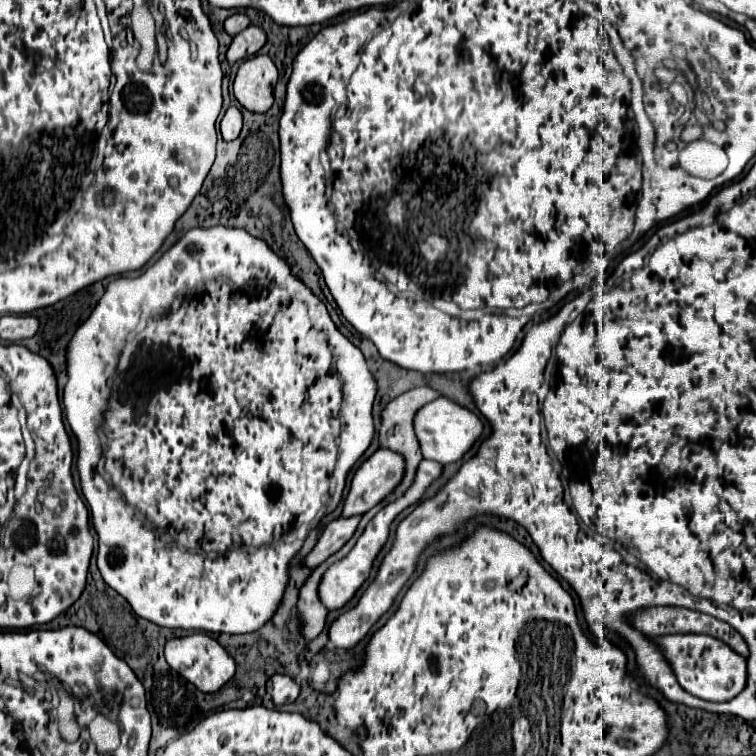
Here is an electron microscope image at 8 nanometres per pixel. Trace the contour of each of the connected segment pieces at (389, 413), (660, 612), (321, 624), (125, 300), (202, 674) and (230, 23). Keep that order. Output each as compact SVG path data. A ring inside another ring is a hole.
M417 387L411 389L399 397L395 397L393 401L387 403L387 407L381 411L381 429L379 429L379 447L381 449L391 449L395 453L399 453L405 461L405 471L403 471L403 479L401 485L395 487L395 491L405 491L407 485L411 485L411 477L415 475L415 465L419 465L419 461L423 459L419 453L419 443L415 441L415 433L413 433L413 415L417 413L419 407L423 407L425 403L437 399L439 393L433 391L431 387Z
M649 607L635 611L631 623L645 635L653 635L653 637L673 635L673 633L705 633L725 641L731 649L747 657L747 645L731 625L699 611L691 611L683 607Z
M347 551L343 553L335 553L331 555L327 561L323 561L319 567L313 569L313 573L305 579L305 583L301 585L299 589L299 599L297 599L297 611L299 611L299 619L303 621L301 625L301 635L311 641L315 639L323 629L325 629L325 617L327 617L327 609L319 603L319 597L317 597L317 583L321 579L321 575L325 573L325 569L339 561L341 557L345 557Z
M191 229L139 277L121 277L109 283L105 295L69 343L67 377L69 381L63 389L63 409L71 431L77 437L77 469L81 489L91 511L91 523L99 537L97 567L105 583L123 595L139 617L161 627L235 635L251 633L265 625L283 597L291 557L301 549L311 527L339 505L345 477L369 447L375 431L371 417L377 393L375 379L367 369L363 353L343 333L339 333L325 305L311 295L311 291L295 275L291 275L289 265L279 259L265 241L251 237L245 229ZM126 345L133 348L135 359L129 371L120 372L119 357ZM333 349L339 349L339 353L335 355ZM119 377L121 383L113 391L109 383ZM103 423L107 423L107 443L101 443L99 437ZM103 455L107 457L107 477L97 471ZM125 497L145 497L145 501L139 501L139 507L133 507Z
M193 633L187 637L169 639L165 643L165 659L171 669L181 673L187 681L191 681L203 693L213 693L223 683L227 683L235 673L235 661L213 637L209 637L205 633Z
M235 13L225 21L225 33L229 33L231 37L241 33L245 27L249 27L249 17L243 13Z

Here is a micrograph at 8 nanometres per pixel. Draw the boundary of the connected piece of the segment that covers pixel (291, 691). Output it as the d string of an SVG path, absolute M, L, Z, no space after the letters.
M273 675L269 681L267 681L267 693L271 695L273 703L275 705L283 705L283 703L293 703L299 695L299 687L297 683L287 677L287 675Z

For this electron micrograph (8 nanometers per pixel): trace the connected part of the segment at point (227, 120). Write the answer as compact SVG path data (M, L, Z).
M229 107L221 119L221 135L223 135L223 141L233 141L239 137L239 131L241 131L241 123L243 123L243 117L241 117L241 111L237 107Z

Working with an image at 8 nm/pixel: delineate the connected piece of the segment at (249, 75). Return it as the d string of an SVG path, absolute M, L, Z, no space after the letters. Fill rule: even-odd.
M267 55L243 61L233 81L235 99L251 113L265 113L273 105L273 87L277 77L277 67Z

